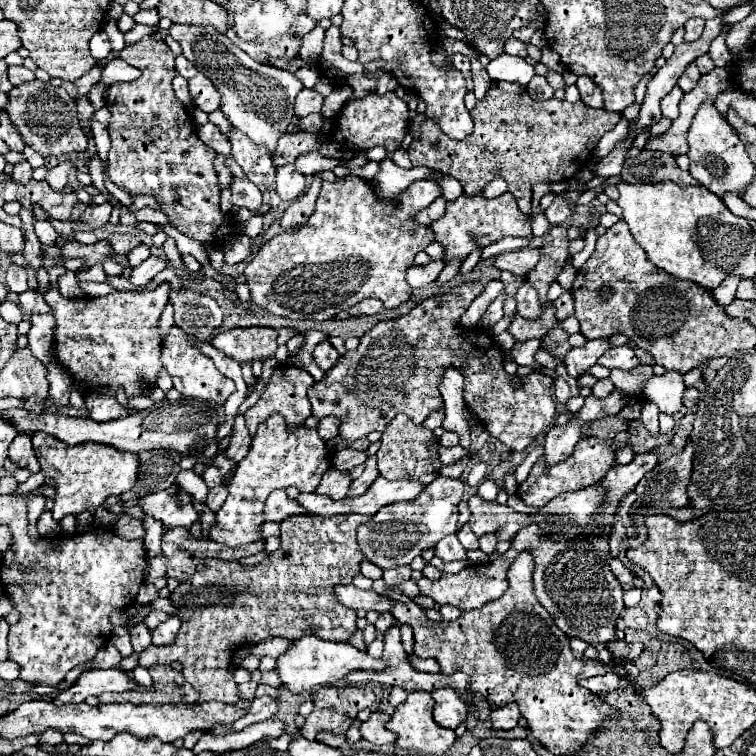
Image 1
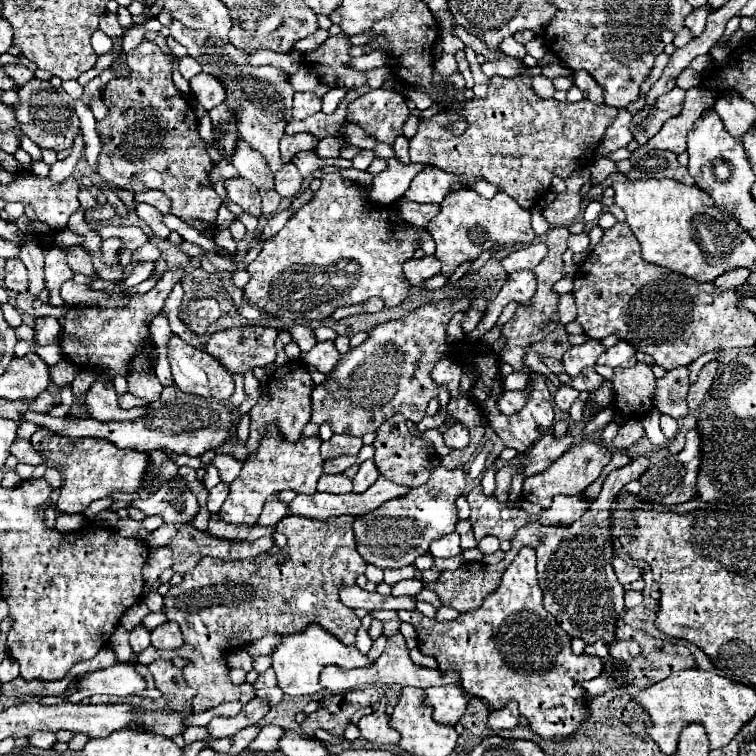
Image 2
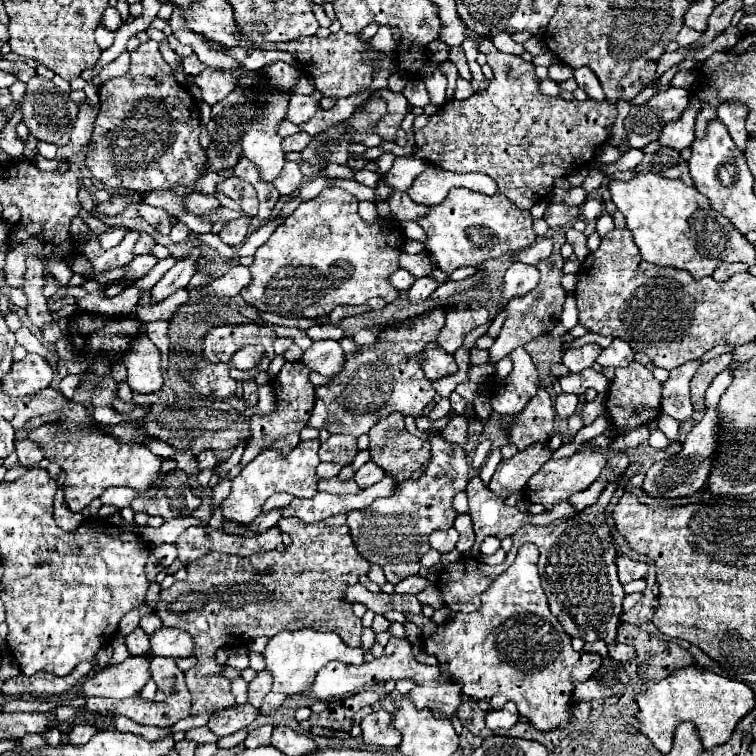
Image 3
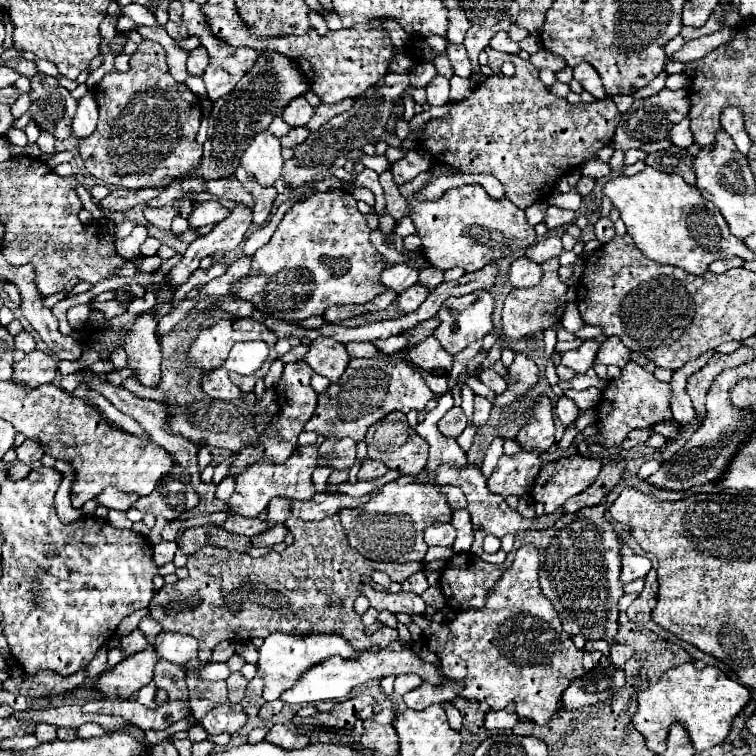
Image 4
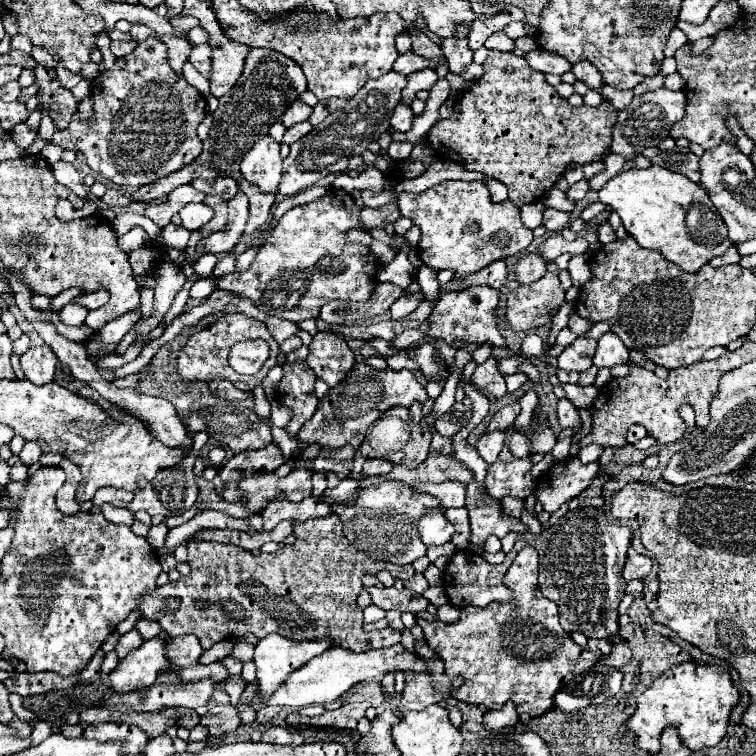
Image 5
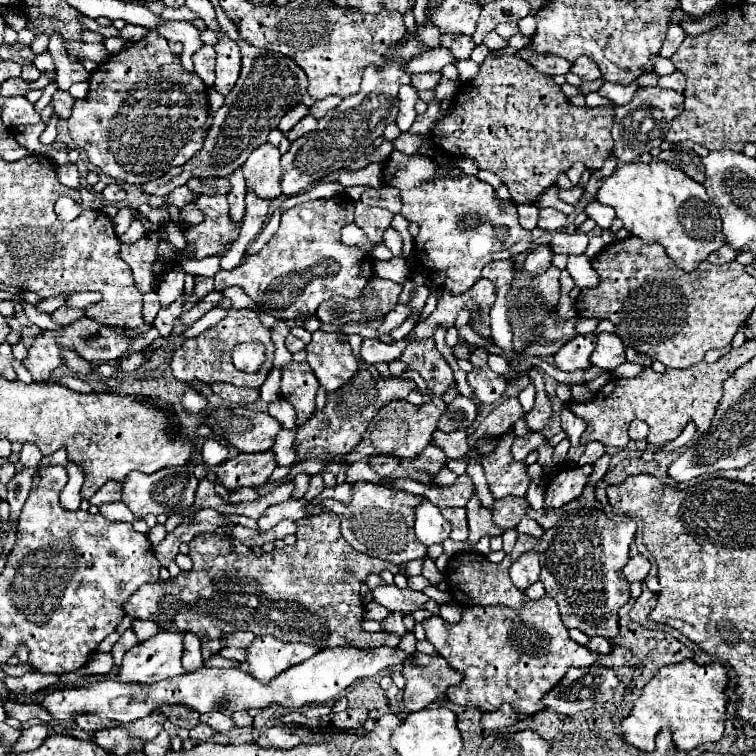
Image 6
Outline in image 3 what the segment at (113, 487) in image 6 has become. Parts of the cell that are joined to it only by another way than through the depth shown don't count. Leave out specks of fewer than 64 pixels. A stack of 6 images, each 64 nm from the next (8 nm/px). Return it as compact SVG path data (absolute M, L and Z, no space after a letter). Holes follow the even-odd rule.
M108 488L104 494L102 494L102 502L104 504L112 504L112 506L118 506L118 508L126 508L130 506L130 502L138 496L138 492L134 492L132 488Z

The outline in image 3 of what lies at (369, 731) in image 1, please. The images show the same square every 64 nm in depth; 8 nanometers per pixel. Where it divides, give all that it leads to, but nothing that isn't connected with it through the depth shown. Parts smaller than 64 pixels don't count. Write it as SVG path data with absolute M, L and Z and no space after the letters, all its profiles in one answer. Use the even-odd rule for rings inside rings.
M384 710L364 716L360 727L361 736L366 744L380 746L380 748L396 748L400 744L400 734L392 726L391 720L392 714Z

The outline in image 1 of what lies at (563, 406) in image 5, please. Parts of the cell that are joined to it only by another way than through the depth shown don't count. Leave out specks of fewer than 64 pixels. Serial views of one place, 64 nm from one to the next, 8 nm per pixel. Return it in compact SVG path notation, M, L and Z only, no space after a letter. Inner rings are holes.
M554 358L556 360L556 378L554 378L554 396L560 404L566 404L572 396L578 396L578 382L576 378L568 376L566 372L566 366L562 360Z

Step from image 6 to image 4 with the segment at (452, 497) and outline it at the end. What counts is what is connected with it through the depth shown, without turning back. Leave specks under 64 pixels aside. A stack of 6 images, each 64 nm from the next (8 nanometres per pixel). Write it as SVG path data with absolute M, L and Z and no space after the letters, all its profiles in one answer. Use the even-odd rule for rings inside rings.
M442 486L442 490L444 490L444 494L446 494L446 498L448 498L448 502L450 502L450 506L452 506L454 510L467 507L466 497L459 487Z

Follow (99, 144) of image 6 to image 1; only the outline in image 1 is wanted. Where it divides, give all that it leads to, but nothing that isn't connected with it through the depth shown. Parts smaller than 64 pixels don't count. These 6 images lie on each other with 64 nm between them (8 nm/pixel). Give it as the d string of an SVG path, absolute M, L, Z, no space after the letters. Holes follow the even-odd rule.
M144 36L140 42L126 46L120 58L142 74L132 82L118 82L108 88L106 106L112 114L108 126L112 148L106 174L130 196L156 196L168 222L178 232L202 244L218 246L224 238L236 234L238 220L234 214L220 210L220 182L212 164L216 152L194 136L194 124L186 108L174 96L174 54L166 42Z

